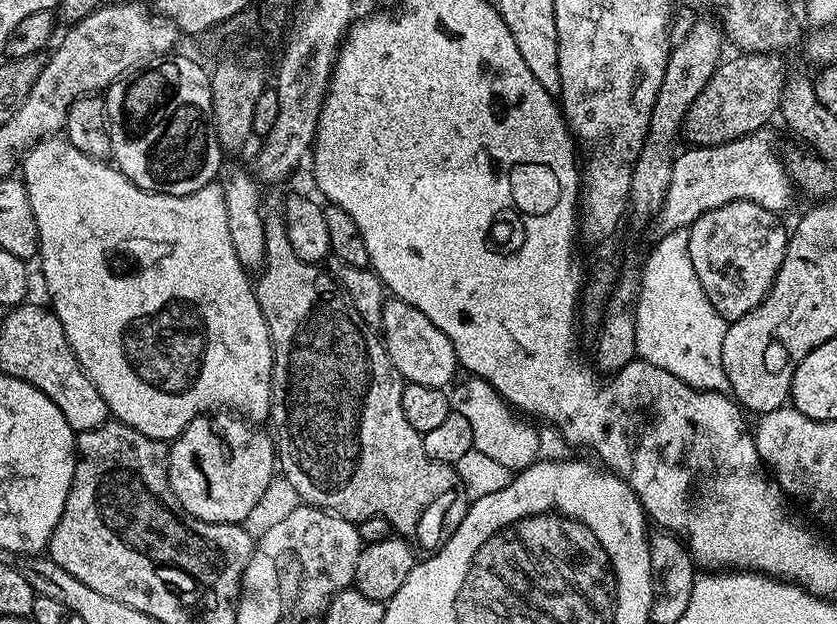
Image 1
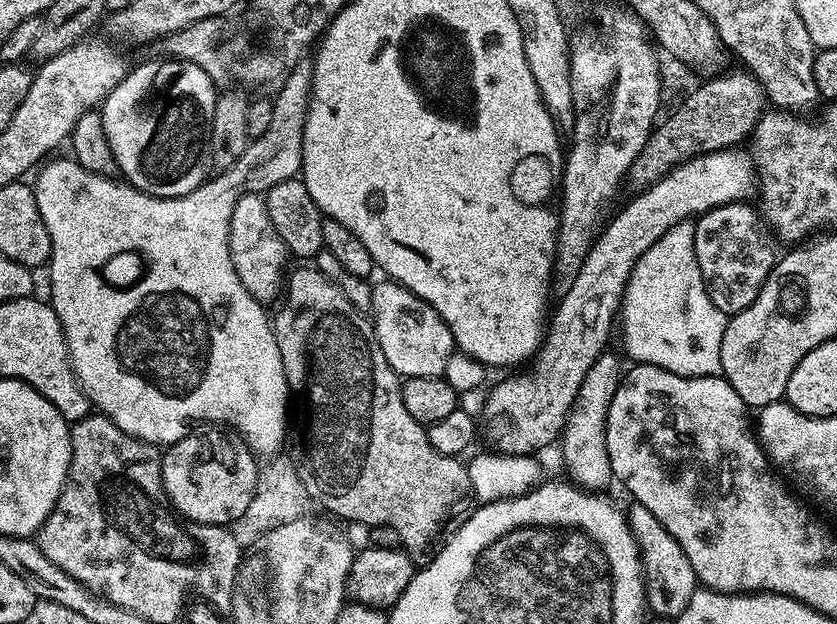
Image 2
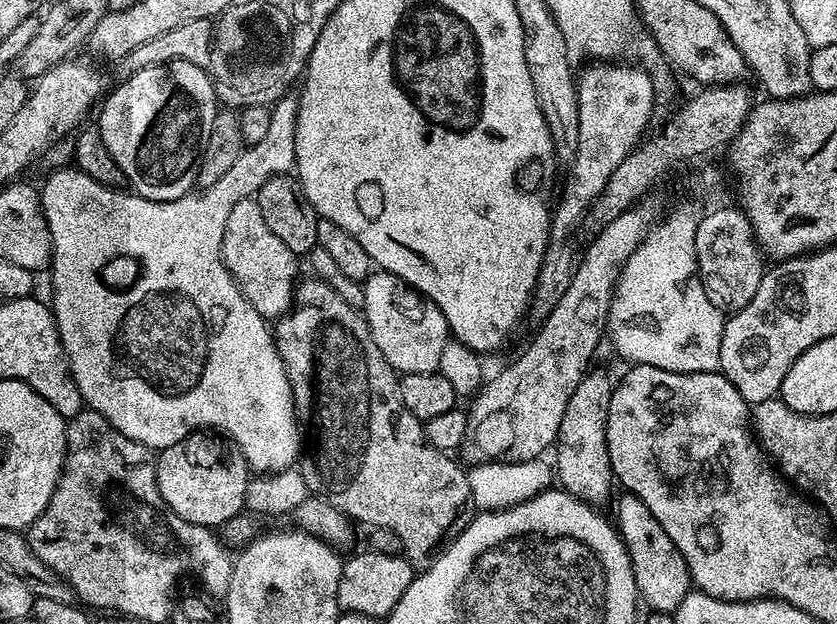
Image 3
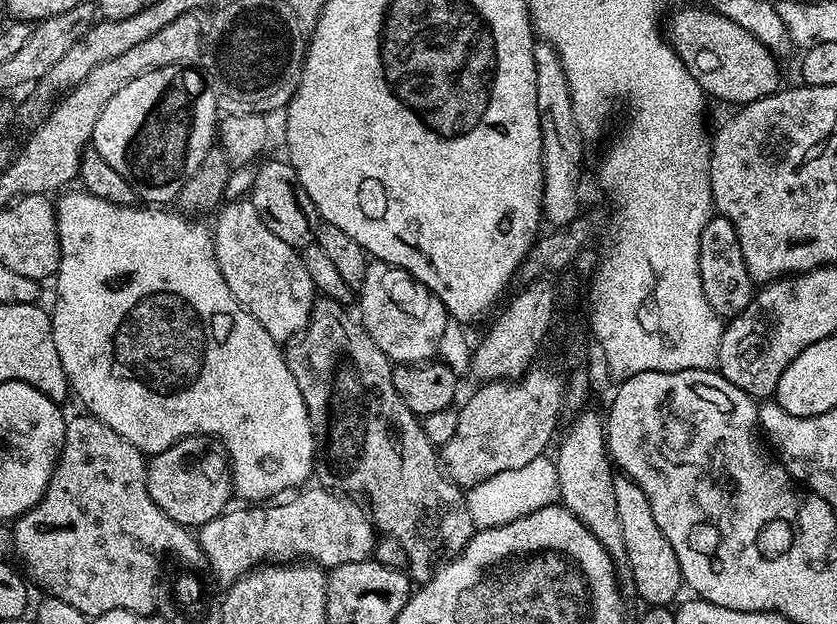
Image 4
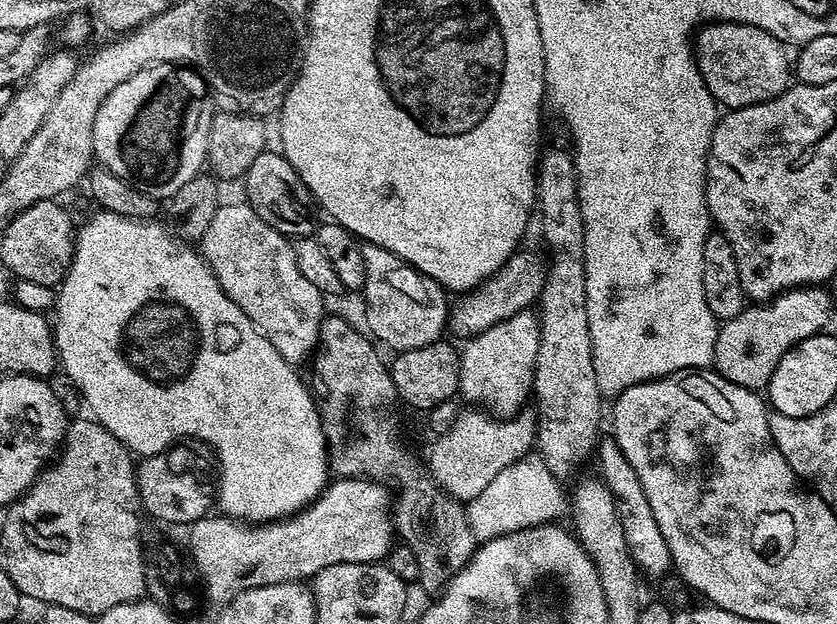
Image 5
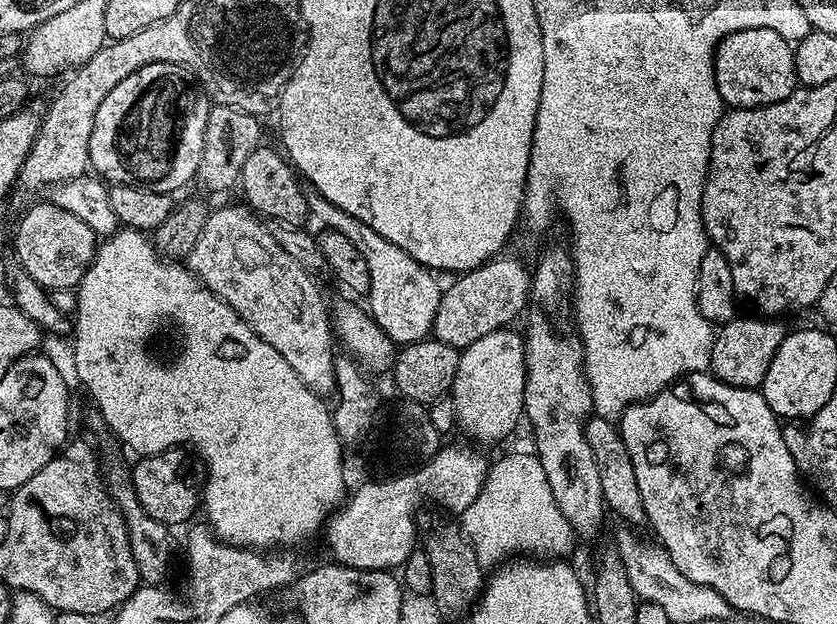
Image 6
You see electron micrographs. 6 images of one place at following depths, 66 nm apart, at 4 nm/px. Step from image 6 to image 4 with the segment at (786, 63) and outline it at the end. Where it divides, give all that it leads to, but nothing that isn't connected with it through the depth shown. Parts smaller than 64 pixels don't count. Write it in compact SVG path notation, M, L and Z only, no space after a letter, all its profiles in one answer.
M711 7L678 8L671 13L672 17L667 17L666 39L678 58L682 58L686 70L698 82L705 97L712 99L713 96L731 106L743 106L777 92L781 87L777 53L758 42L754 34L742 30L738 22Z

